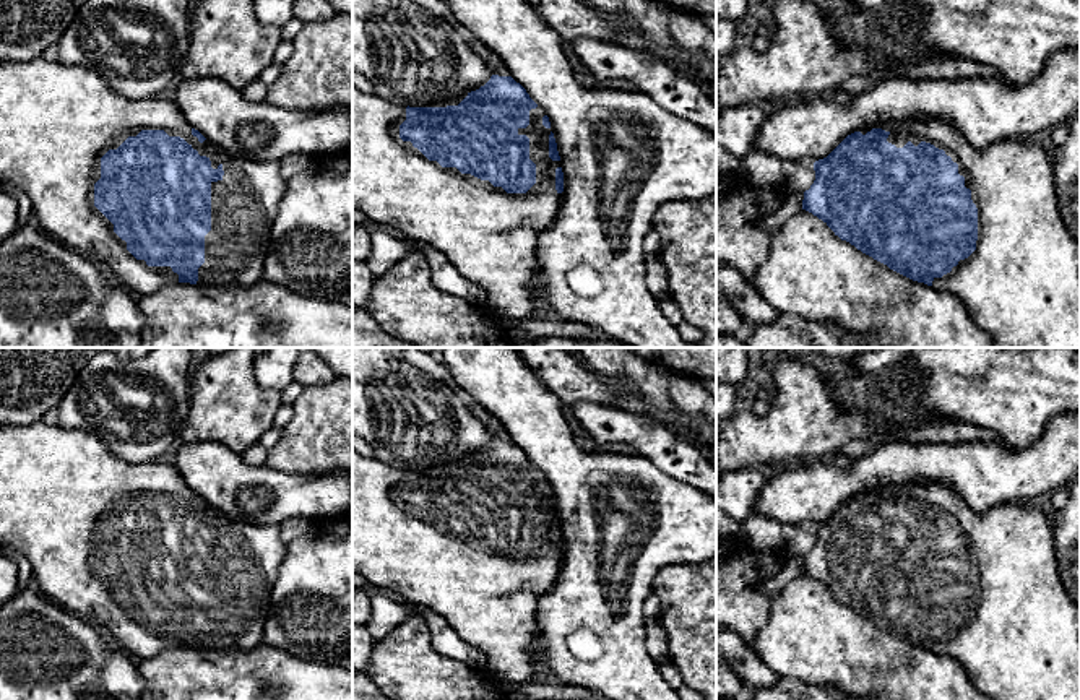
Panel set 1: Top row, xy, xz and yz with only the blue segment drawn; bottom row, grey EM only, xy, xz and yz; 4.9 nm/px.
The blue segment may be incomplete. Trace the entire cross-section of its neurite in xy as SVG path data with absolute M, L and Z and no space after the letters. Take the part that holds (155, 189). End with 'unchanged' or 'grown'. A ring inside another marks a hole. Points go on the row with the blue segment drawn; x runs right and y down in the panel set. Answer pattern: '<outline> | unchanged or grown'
M58 60L0 62L0 182L19 188L32 203L41 231L94 261L110 268L127 291L138 296L174 283L198 286L253 286L263 279L265 258L278 205L286 192L279 161L253 161L235 156L206 140L184 117L174 101L159 96L130 99L112 89L96 71Z | grown

